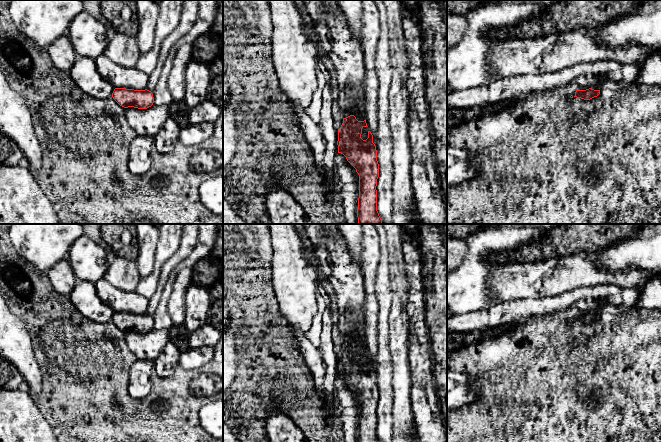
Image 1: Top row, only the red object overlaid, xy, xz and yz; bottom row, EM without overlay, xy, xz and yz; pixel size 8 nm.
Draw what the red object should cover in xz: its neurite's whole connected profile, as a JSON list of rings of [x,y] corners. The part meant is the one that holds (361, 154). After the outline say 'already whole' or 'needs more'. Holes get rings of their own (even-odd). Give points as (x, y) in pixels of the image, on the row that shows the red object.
[[[354,115],[343,118],[343,123],[338,129],[338,153],[343,154],[347,161],[356,169],[359,175],[359,198],[357,217],[359,224],[383,224],[377,211],[377,179],[379,177],[379,164],[377,150],[373,143],[373,135],[368,131],[368,138],[361,138],[362,128],[368,127],[366,120],[358,121]]]; already whole

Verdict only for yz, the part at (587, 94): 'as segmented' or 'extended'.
as segmented

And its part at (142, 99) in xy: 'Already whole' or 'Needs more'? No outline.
Already whole

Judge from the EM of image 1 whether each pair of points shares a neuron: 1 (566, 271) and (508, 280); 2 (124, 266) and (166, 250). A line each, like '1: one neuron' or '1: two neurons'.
1: one neuron
2: two neurons

